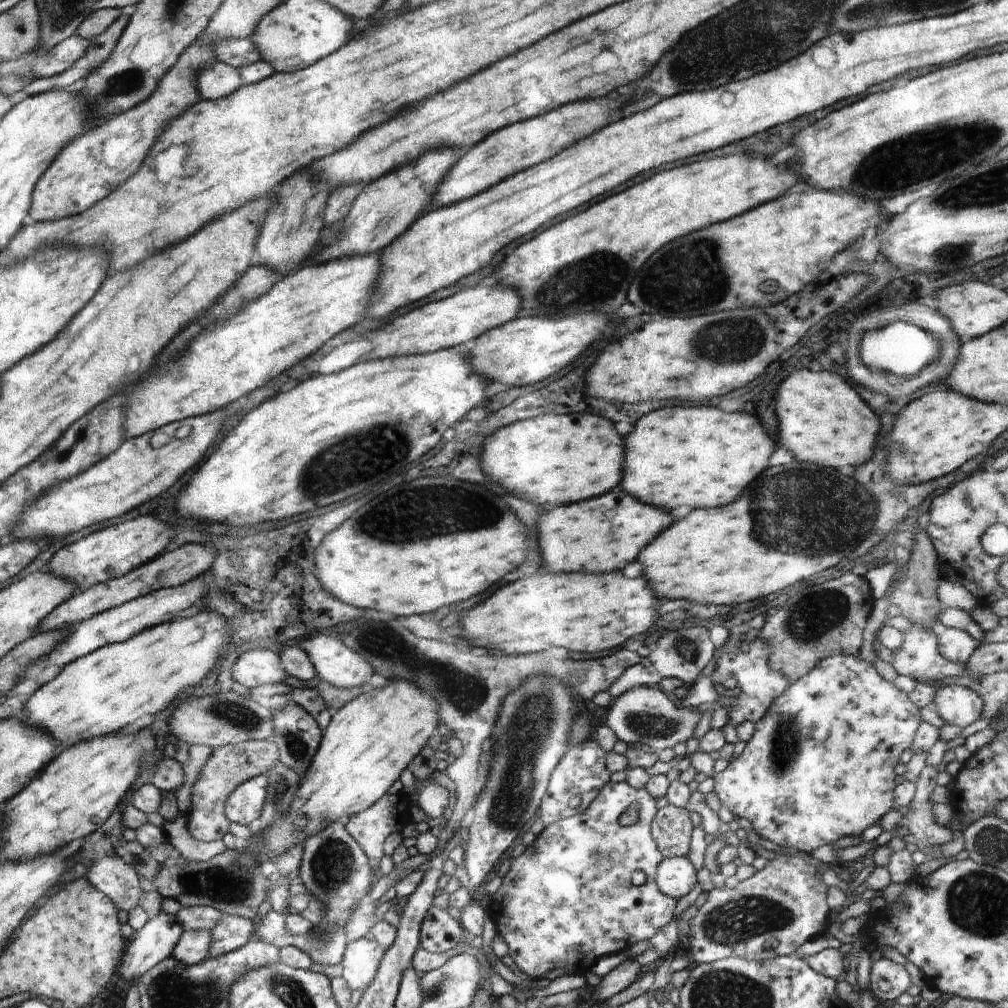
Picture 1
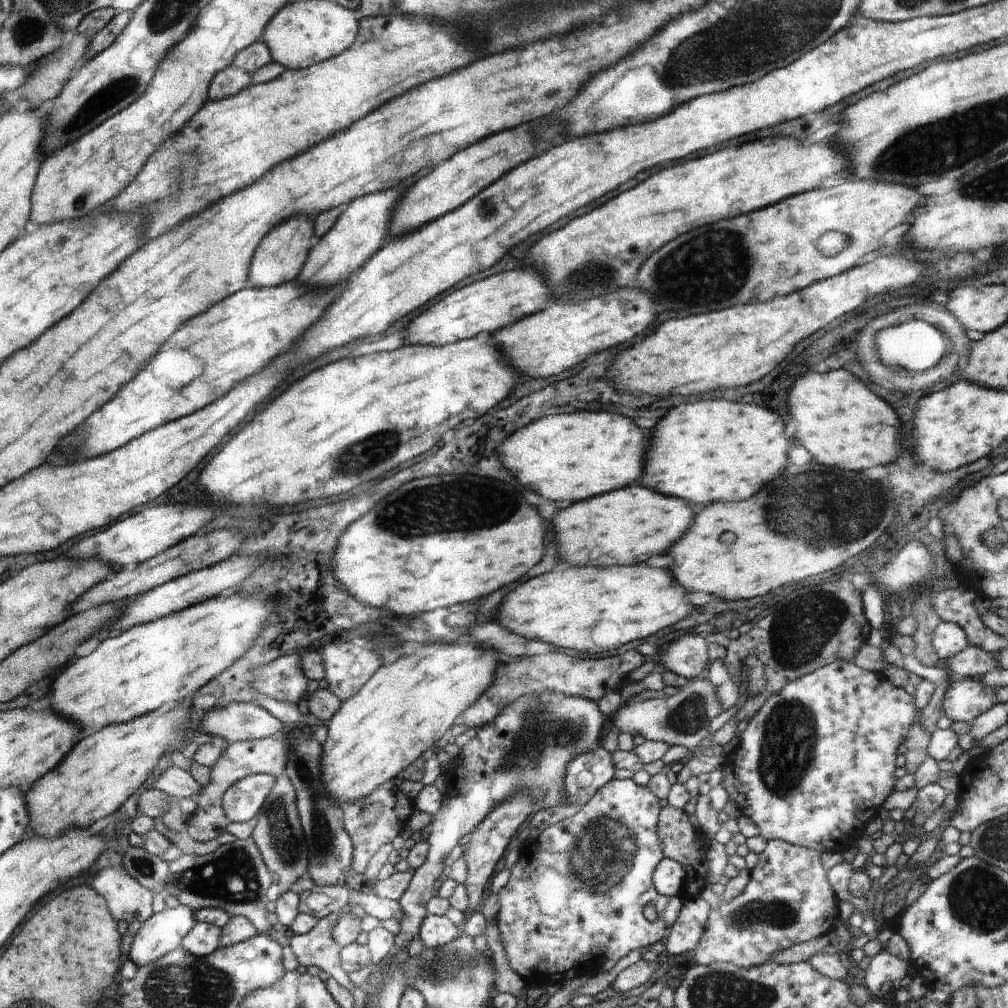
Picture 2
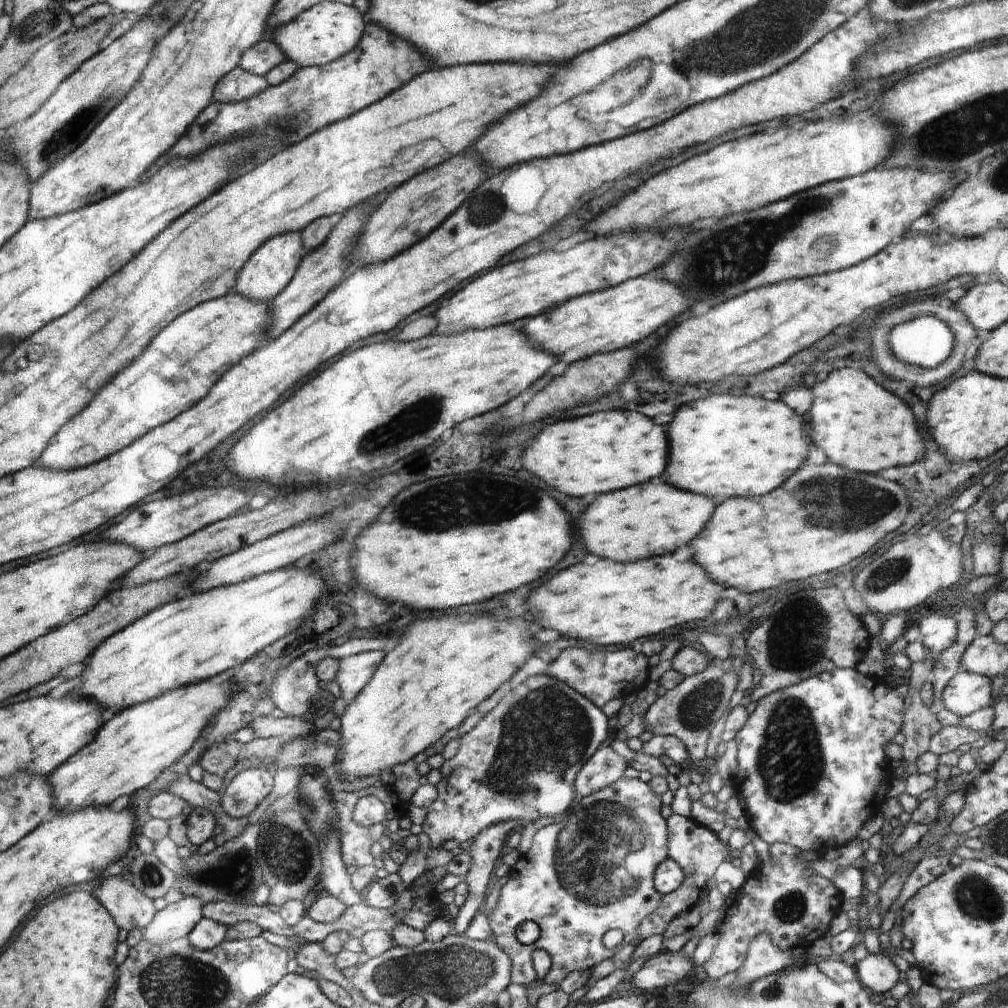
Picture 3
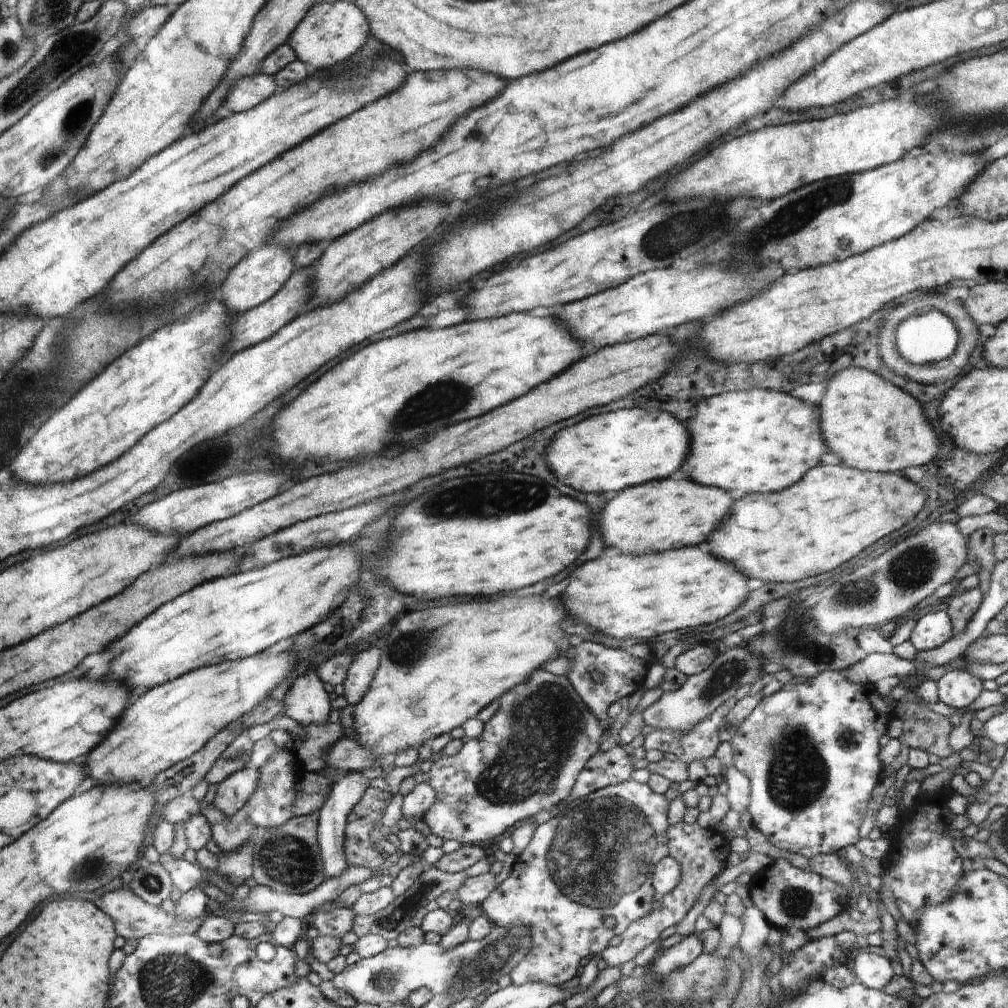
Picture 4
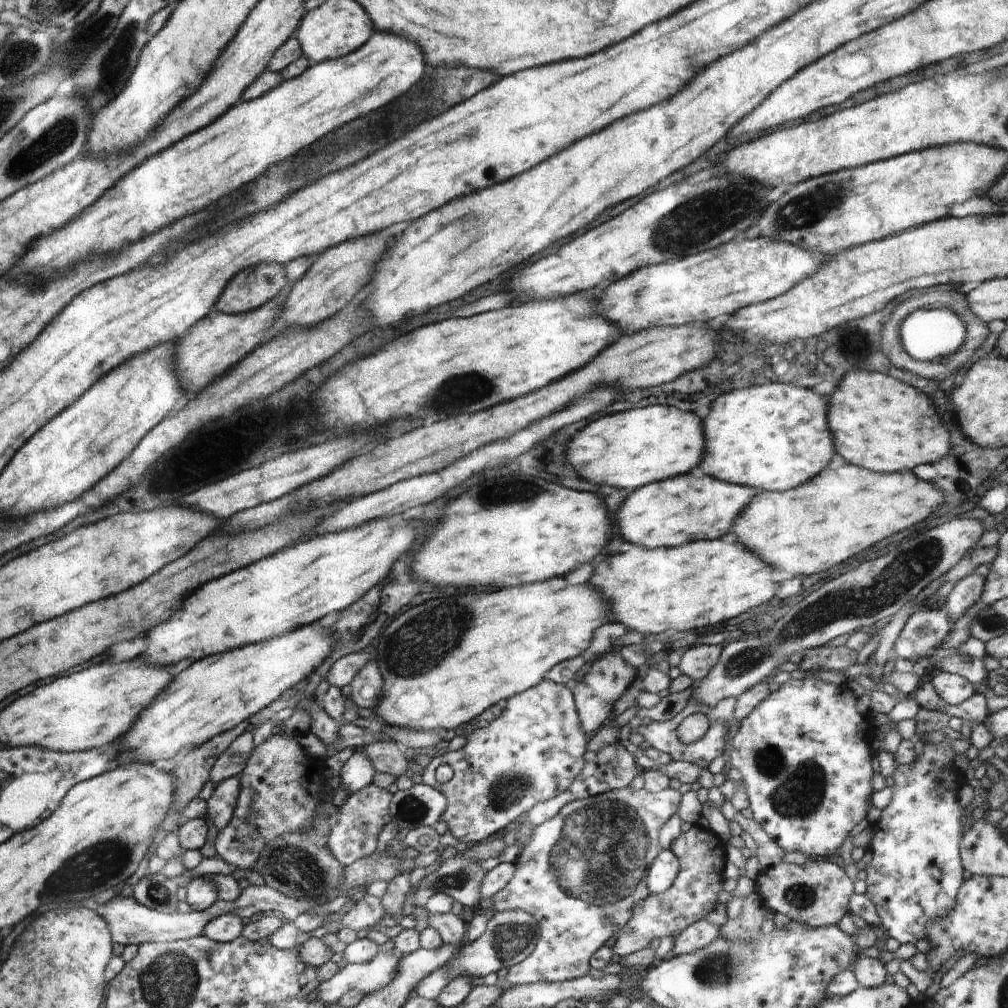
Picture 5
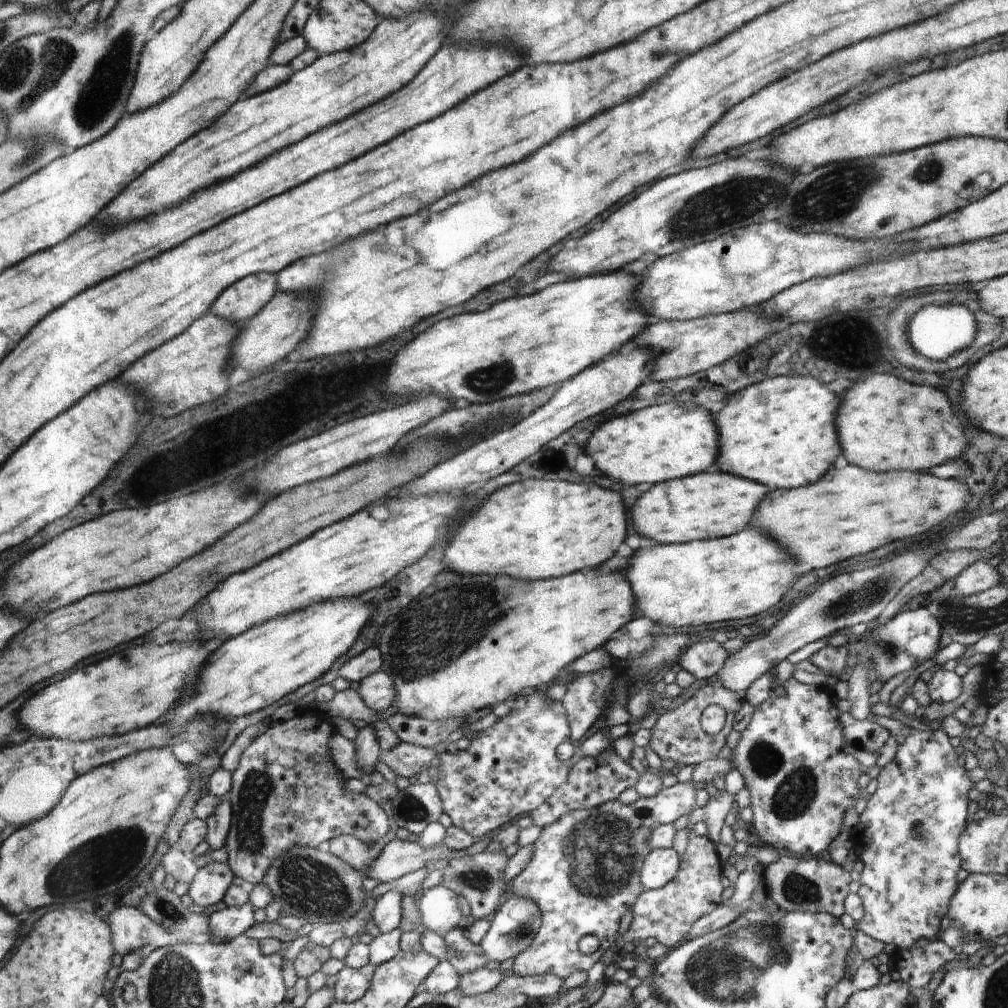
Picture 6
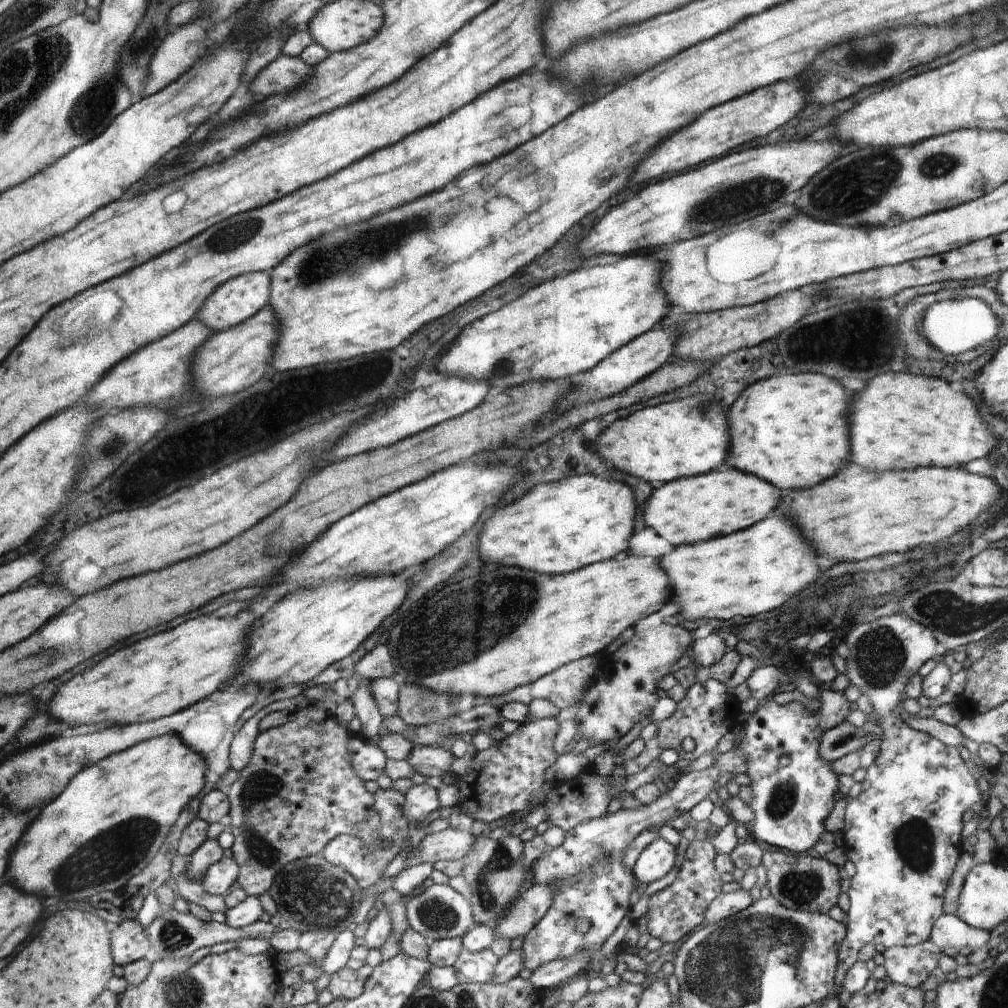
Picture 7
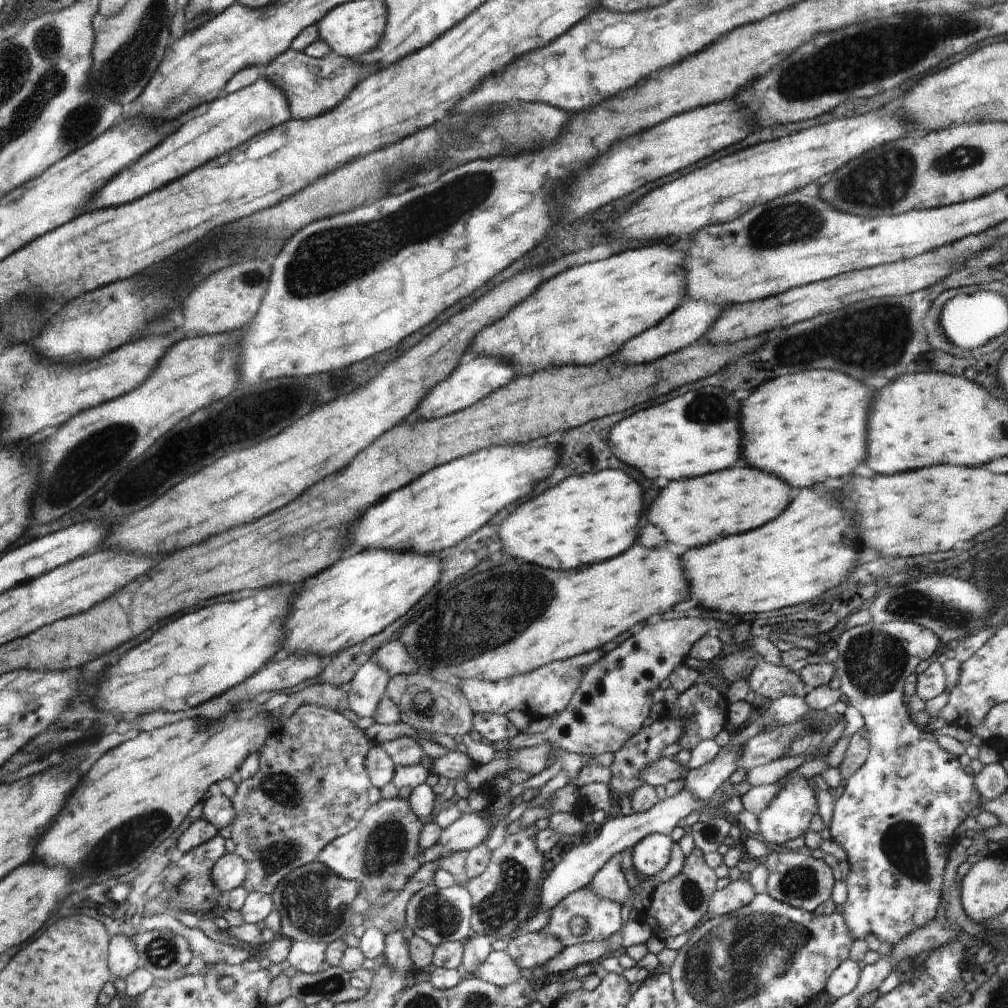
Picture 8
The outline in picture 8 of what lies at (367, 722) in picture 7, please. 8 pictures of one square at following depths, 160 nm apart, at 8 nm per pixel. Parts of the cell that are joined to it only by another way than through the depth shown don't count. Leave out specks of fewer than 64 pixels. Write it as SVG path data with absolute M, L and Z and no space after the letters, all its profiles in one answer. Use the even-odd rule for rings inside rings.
M372 660L364 662L350 682L350 692L347 694L350 710L360 719L374 717L374 710L385 696L388 682L390 674L384 668L376 666Z

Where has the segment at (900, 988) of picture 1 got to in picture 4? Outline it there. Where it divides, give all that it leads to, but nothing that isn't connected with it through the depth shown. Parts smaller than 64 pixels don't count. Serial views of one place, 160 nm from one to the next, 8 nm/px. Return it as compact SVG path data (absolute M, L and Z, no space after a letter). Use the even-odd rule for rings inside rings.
M860 953L852 960L852 970L858 978L857 982L869 989L883 990L895 975L891 961L882 955Z

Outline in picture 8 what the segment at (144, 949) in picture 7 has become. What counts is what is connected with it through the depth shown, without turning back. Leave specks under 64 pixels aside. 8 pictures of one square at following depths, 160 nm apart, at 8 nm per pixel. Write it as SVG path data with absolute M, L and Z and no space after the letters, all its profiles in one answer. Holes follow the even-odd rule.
M114 936L109 945L109 970L112 976L126 980L138 968L138 952L128 936Z

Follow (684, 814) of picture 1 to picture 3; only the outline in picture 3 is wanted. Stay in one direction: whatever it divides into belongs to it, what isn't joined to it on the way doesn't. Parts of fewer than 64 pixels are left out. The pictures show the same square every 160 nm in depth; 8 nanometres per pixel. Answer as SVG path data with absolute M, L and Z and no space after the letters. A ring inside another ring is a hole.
M667 813L667 855L675 860L684 871L683 883L674 891L661 895L660 906L651 914L642 919L638 925L641 940L654 934L663 934L670 921L684 910L698 904L702 892L709 884L708 880L714 876L714 872L724 860L724 847L718 835L708 827L697 825L690 818L684 818L677 814Z

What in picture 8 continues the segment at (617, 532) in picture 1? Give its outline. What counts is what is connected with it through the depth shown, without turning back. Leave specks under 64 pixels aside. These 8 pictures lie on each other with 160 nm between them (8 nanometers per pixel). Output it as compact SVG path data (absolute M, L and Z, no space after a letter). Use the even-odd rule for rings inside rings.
M744 466L726 468L692 480L669 482L668 490L658 496L648 512L648 522L662 526L666 538L674 544L694 548L716 542L722 536L742 534L774 520L786 508L791 487L772 474ZM668 518L668 520L666 520Z

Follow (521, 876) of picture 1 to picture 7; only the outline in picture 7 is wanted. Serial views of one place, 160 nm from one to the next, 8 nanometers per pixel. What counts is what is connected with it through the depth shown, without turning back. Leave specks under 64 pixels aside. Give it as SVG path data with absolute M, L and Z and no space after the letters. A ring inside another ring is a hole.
M716 766L699 772L684 771L675 778L674 788L661 794L656 802L640 805L634 810L624 808L618 812L607 812L600 818L584 820L565 832L566 838L558 848L548 847L544 850L531 869L529 883L550 883L557 891L550 910L524 938L524 968L534 971L542 964L570 958L578 952L591 955L600 951L630 911L634 874L622 862L626 846L630 846L638 834L651 829L659 830L668 820L688 813L696 804L708 798L713 788L717 787L720 776ZM582 916L590 920L590 930L586 934L576 928L576 922Z

